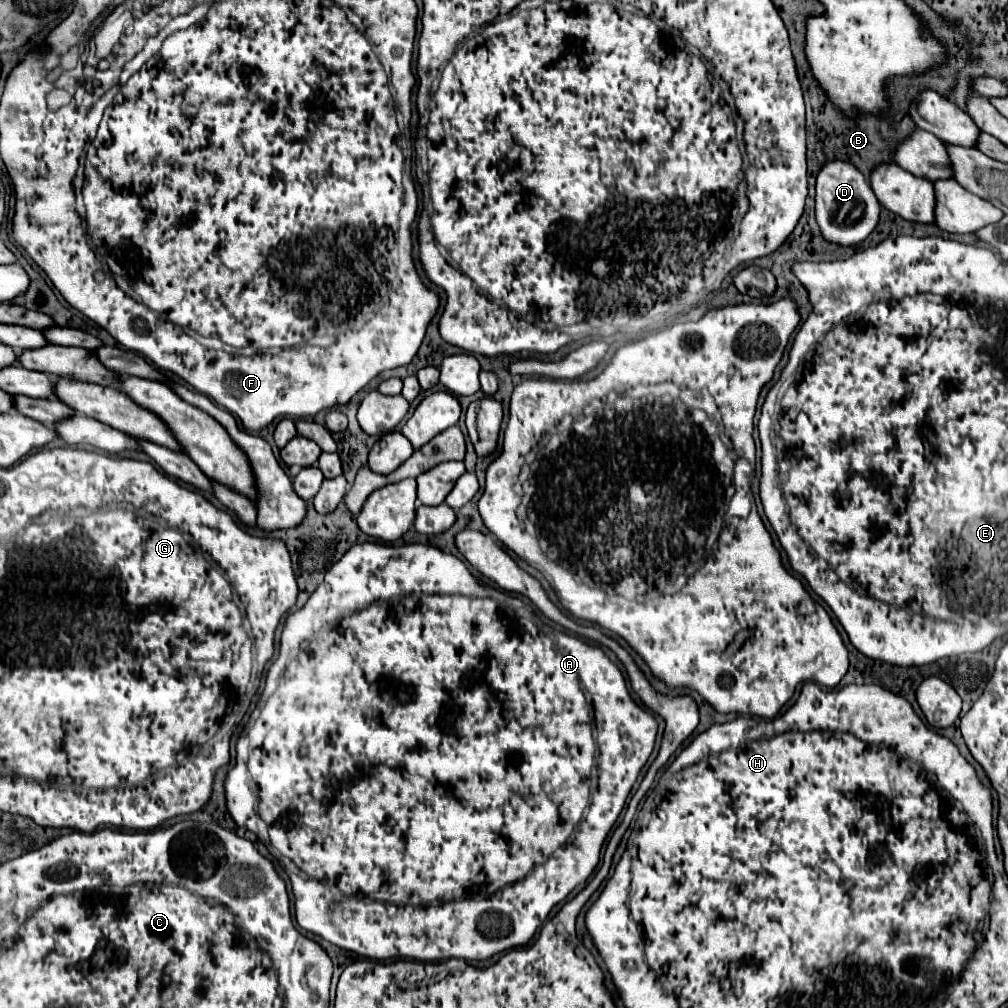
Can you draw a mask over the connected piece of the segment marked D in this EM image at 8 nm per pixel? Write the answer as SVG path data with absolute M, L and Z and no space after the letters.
M829 160L829 164L821 166L815 182L815 214L825 240L841 246L863 242L877 226L879 212L881 206L871 186L867 184L867 178L857 172L853 164L845 164L843 160Z

